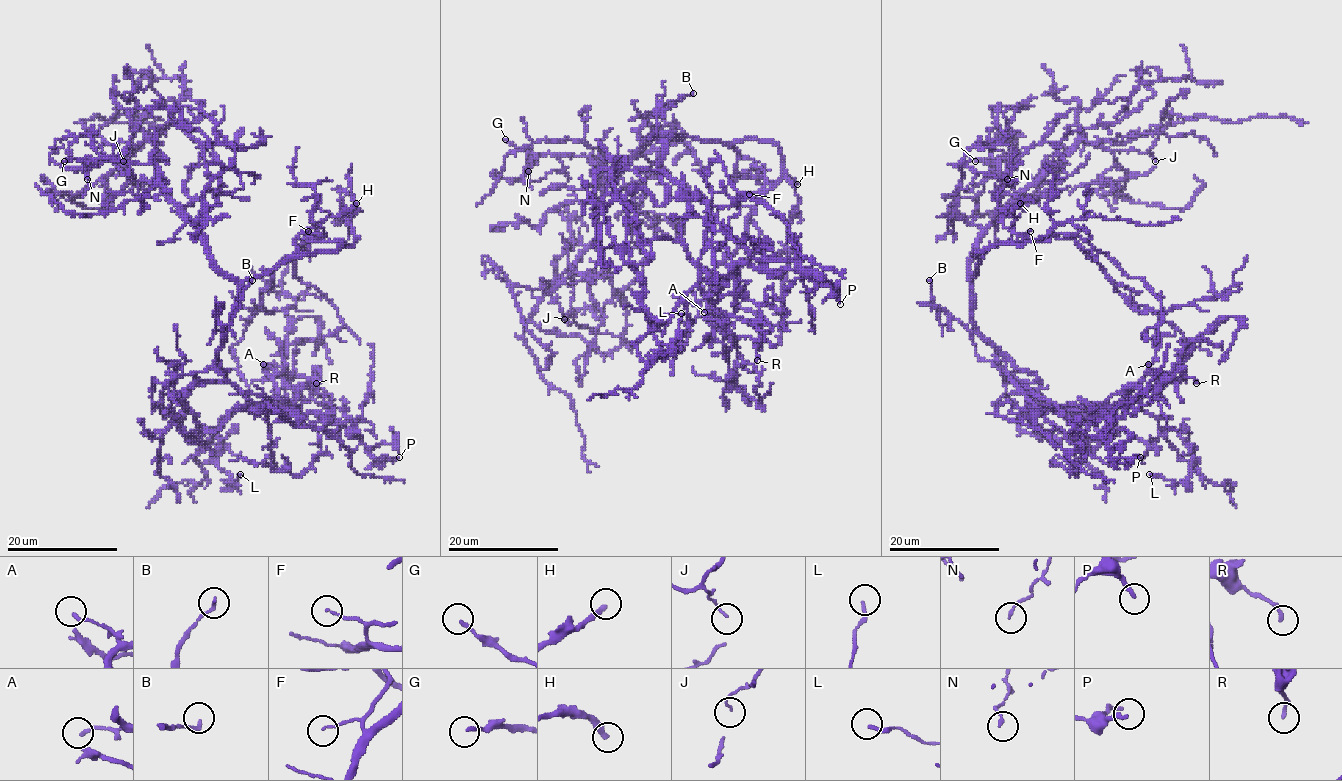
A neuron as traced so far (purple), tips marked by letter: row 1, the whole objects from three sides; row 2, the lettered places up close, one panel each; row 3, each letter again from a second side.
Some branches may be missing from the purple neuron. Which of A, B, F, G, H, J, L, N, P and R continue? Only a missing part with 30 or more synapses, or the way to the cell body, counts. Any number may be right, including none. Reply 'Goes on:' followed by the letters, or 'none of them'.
Goes on: H

